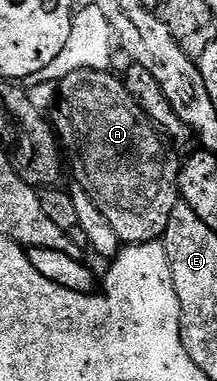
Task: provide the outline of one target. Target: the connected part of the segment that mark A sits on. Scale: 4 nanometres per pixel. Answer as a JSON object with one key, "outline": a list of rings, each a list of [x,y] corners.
{"outline":[[[72,72],[72,76],[64,76],[60,90],[78,137],[81,186],[112,224],[119,243],[139,246],[159,241],[165,235],[168,220],[172,220],[172,208],[180,200],[179,155],[114,72]]]}

